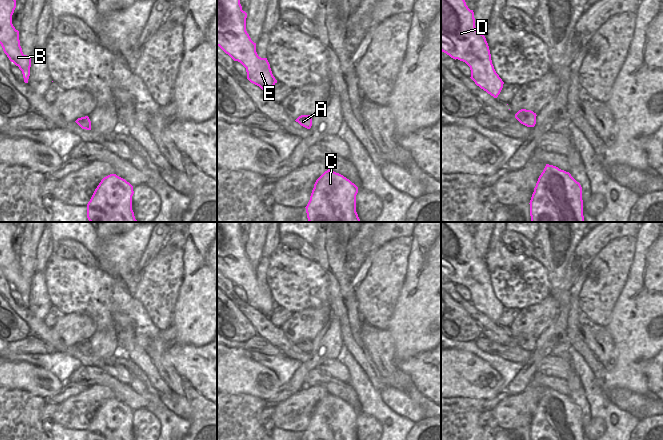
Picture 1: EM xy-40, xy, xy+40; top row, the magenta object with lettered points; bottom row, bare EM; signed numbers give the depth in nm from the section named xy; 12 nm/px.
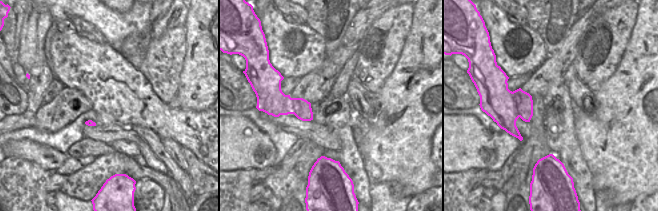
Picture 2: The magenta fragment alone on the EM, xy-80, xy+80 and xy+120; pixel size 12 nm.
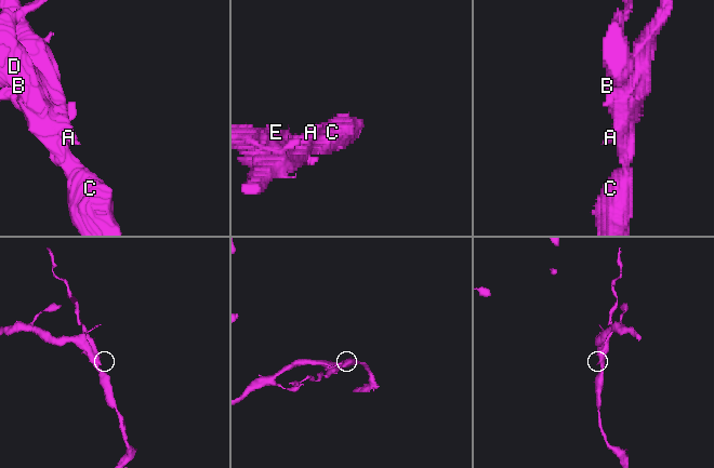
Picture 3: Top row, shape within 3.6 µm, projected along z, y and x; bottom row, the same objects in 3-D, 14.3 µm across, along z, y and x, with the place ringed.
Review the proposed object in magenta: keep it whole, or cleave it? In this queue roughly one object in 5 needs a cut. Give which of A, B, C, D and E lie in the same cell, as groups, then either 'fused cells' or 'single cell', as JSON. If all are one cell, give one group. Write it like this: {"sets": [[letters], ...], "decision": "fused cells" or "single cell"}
{"sets": [["A"], ["B", "C", "D", "E"]], "decision": "fused cells"}

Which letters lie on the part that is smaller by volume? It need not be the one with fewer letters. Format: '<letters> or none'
A

